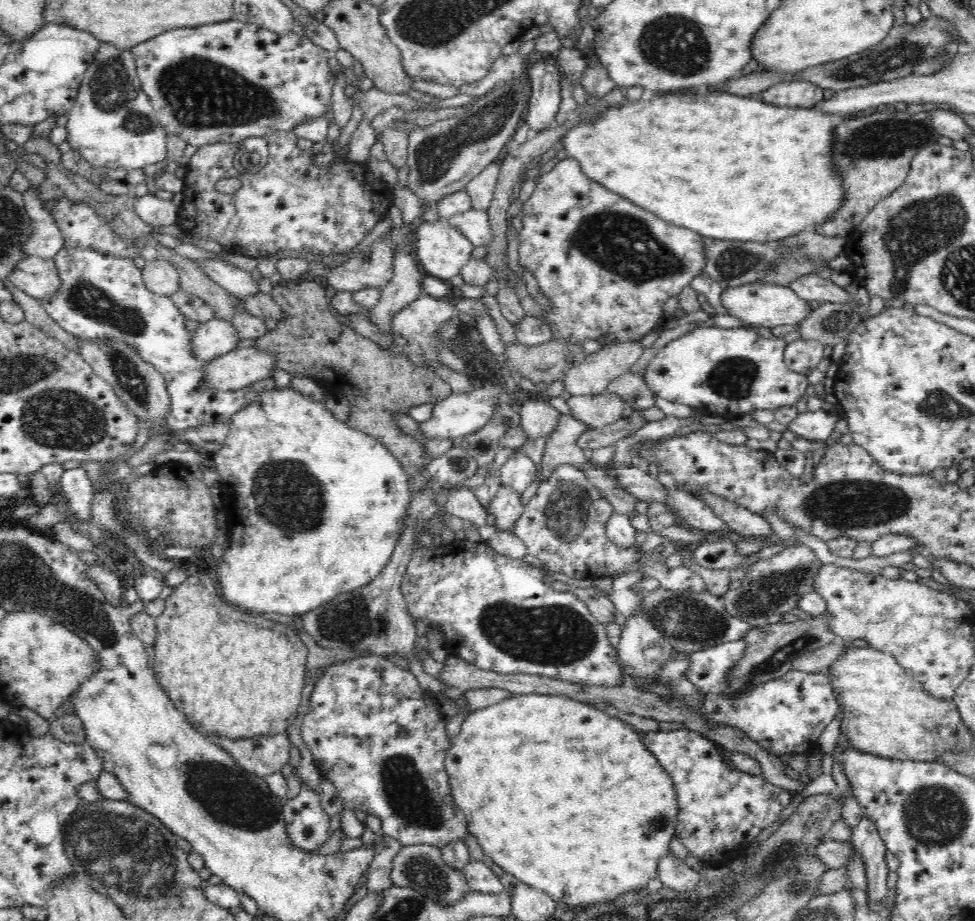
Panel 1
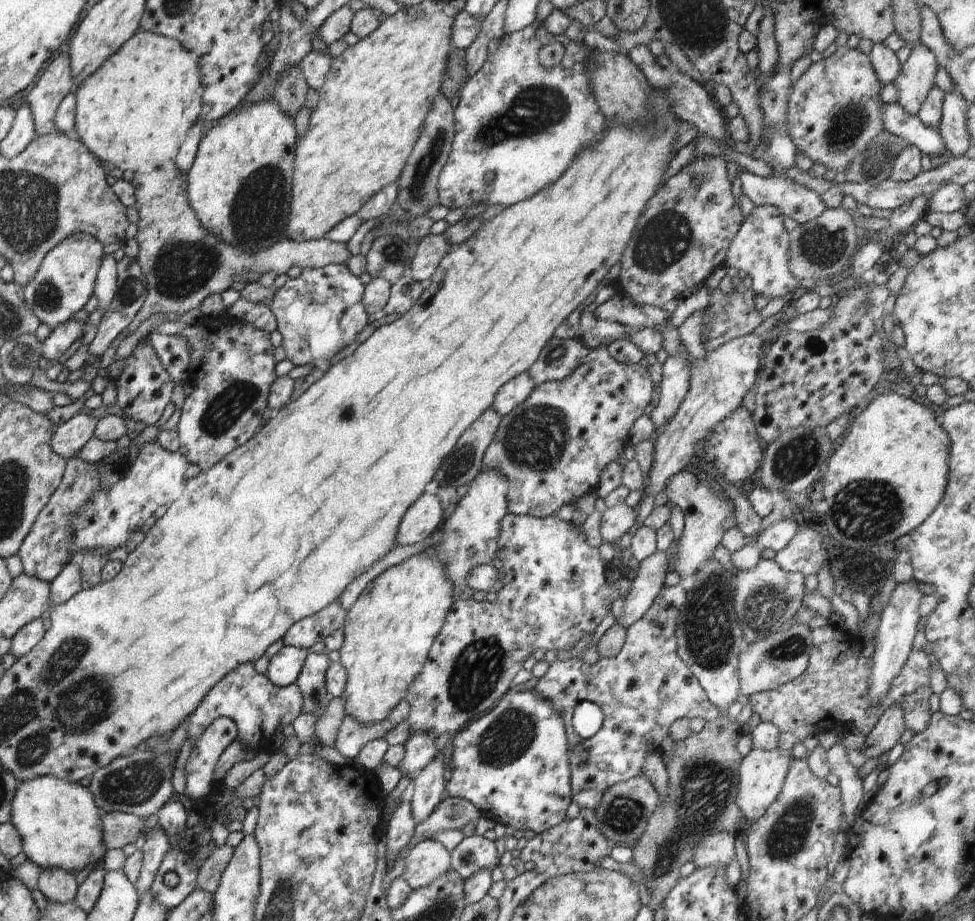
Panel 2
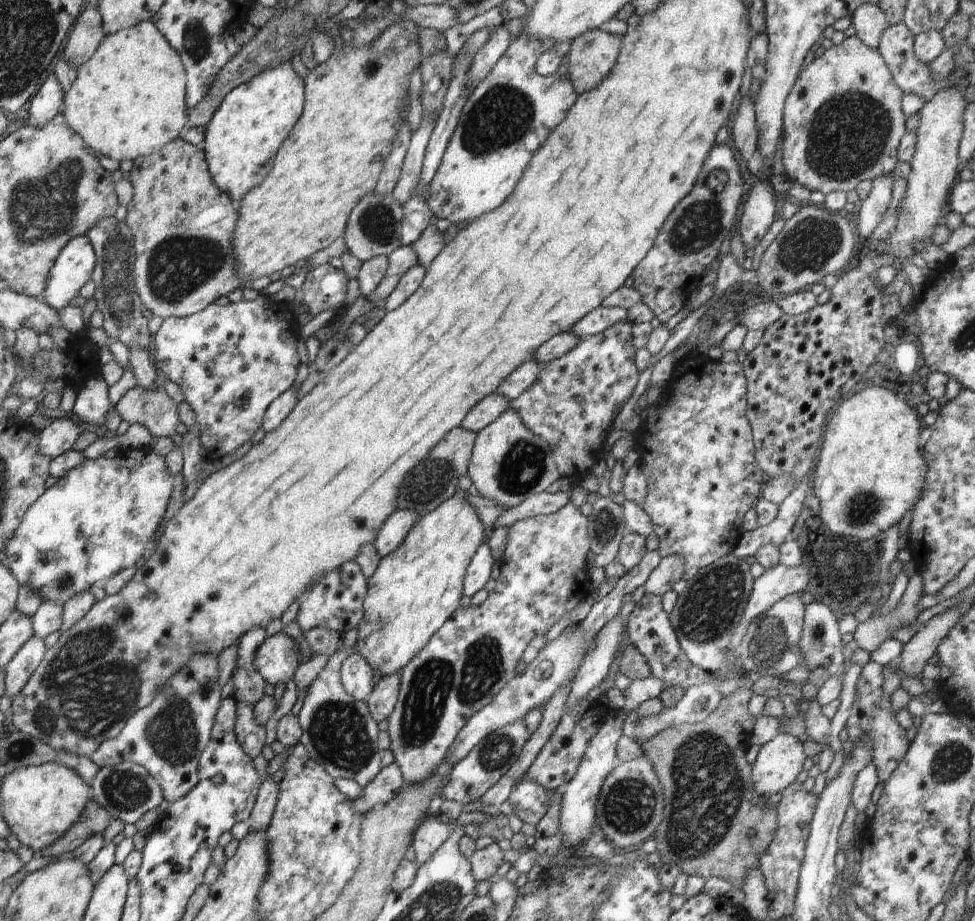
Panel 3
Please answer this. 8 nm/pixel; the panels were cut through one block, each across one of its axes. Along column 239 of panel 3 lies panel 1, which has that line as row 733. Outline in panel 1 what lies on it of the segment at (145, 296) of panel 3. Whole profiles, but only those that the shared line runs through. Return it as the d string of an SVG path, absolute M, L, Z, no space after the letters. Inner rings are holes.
M286 731L236 740L218 736L216 740L240 767L260 778L280 773L288 763L292 748Z

